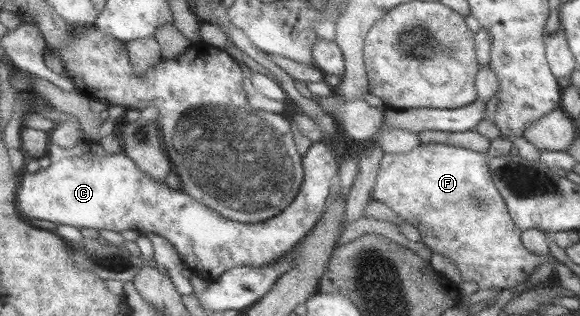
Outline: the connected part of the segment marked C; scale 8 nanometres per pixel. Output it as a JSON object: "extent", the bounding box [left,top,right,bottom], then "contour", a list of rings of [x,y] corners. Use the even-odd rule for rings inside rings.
{"extent":[19,140,341,281],"contour":[[[83,140],[78,142],[74,148],[60,147],[58,142],[51,141],[49,145],[49,155],[51,159],[51,164],[49,168],[42,169],[36,175],[24,175],[21,184],[19,185],[19,210],[25,217],[34,219],[44,219],[51,221],[55,224],[61,223],[62,225],[68,224],[74,227],[79,227],[80,229],[91,227],[92,229],[109,229],[112,231],[126,231],[128,229],[138,231],[140,230],[142,234],[146,233],[158,233],[162,237],[168,239],[168,241],[176,246],[176,249],[181,255],[182,261],[185,263],[186,267],[191,269],[191,272],[203,278],[206,281],[212,281],[213,279],[218,279],[225,271],[231,270],[233,267],[242,266],[254,266],[254,267],[267,267],[267,265],[277,262],[280,258],[283,258],[284,254],[287,254],[296,244],[301,243],[301,239],[308,236],[310,231],[317,225],[317,223],[323,218],[325,211],[327,210],[327,205],[329,200],[334,194],[334,186],[336,184],[337,175],[339,173],[339,167],[341,158],[338,155],[334,155],[334,151],[326,145],[326,143],[313,142],[308,153],[303,157],[303,167],[305,168],[305,180],[303,186],[301,187],[299,194],[296,196],[294,202],[292,202],[282,213],[275,215],[274,218],[267,219],[266,221],[259,221],[256,223],[244,223],[239,221],[232,221],[228,219],[228,216],[220,215],[218,211],[210,209],[208,205],[204,205],[200,200],[194,199],[188,192],[185,192],[182,188],[178,190],[168,187],[168,183],[164,180],[159,180],[153,178],[150,174],[144,173],[136,163],[134,159],[130,159],[124,149],[120,150],[118,153],[108,153],[99,142]]]}

